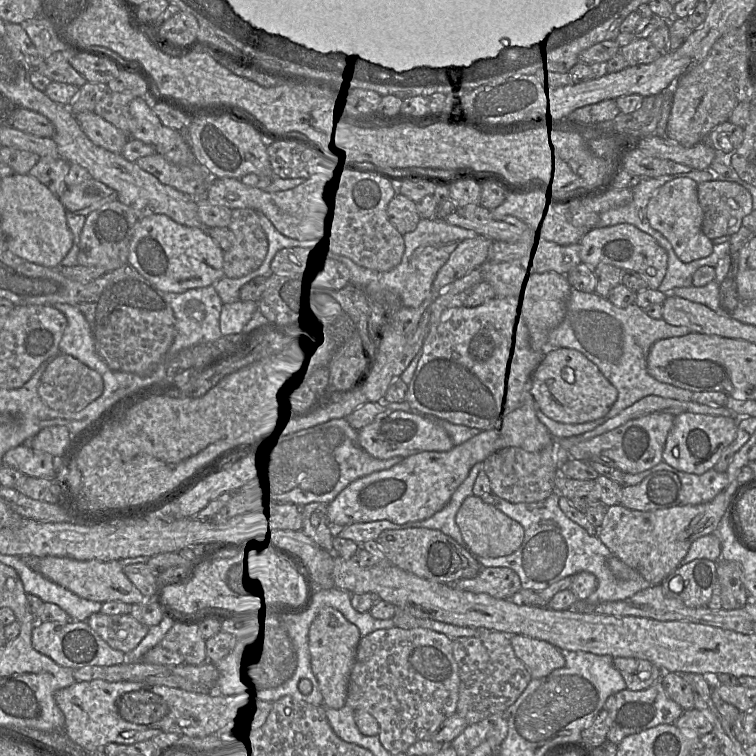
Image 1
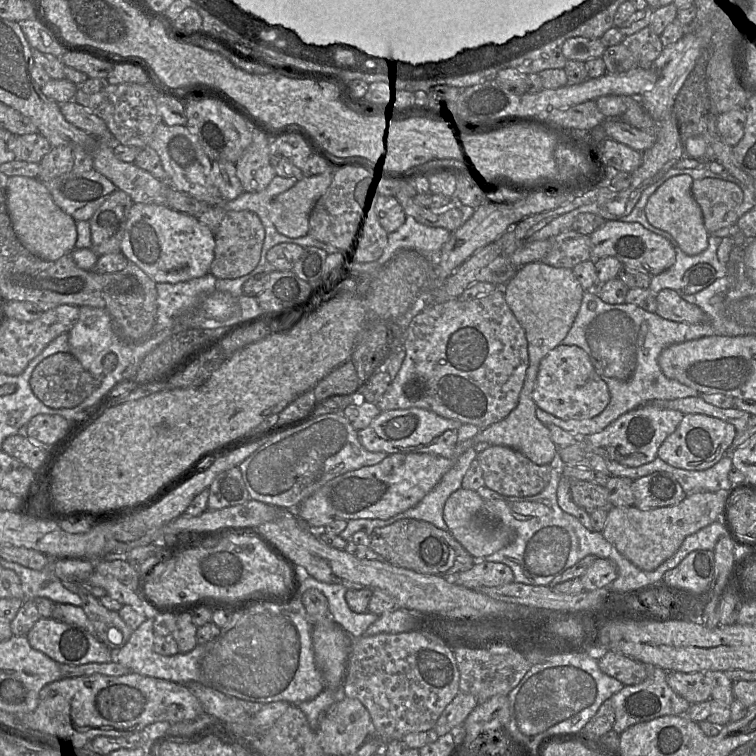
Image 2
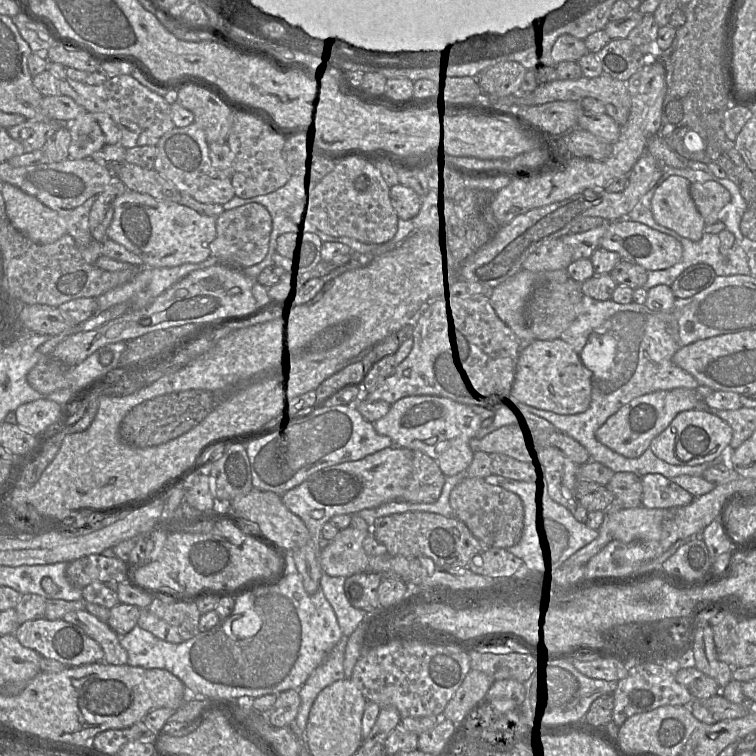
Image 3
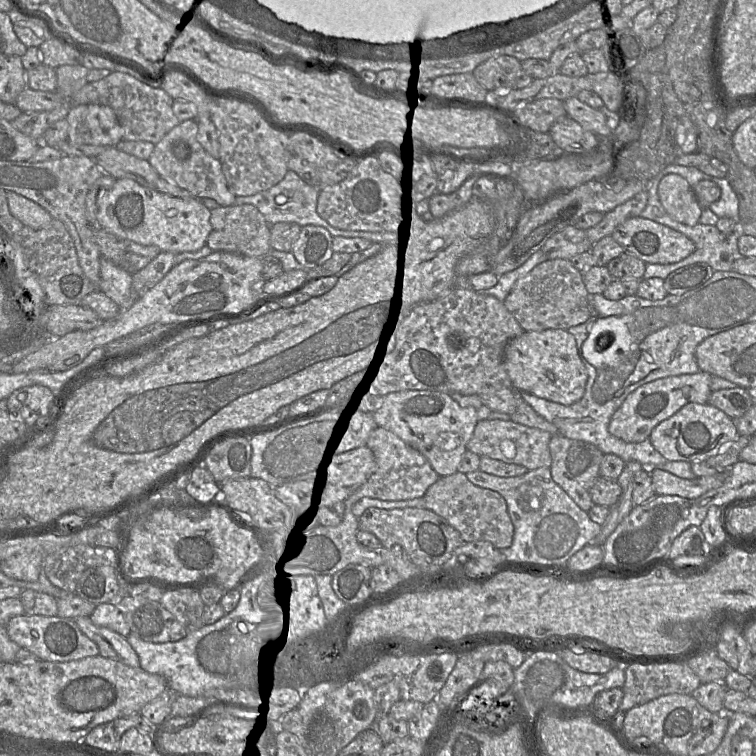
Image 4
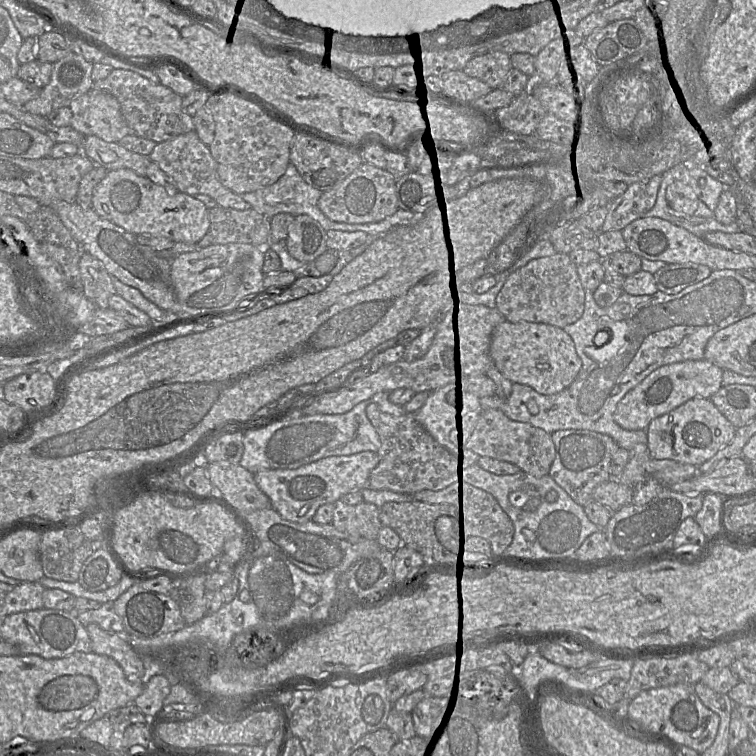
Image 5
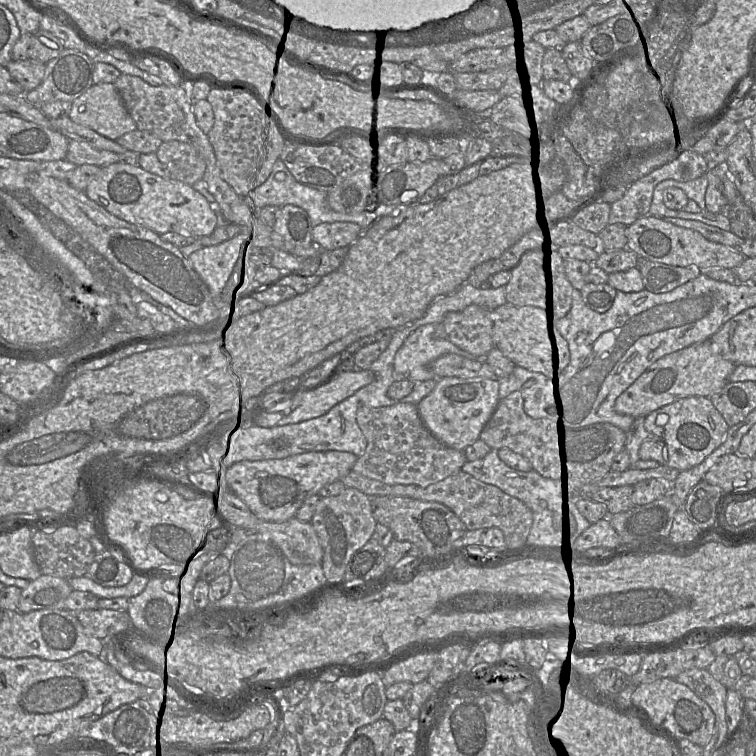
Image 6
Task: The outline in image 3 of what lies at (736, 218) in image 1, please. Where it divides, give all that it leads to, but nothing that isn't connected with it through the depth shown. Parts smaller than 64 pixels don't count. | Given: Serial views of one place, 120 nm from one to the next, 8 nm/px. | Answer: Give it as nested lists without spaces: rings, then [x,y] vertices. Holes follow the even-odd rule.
[[[718,182],[692,183],[690,193],[706,225],[719,221],[719,212],[731,200],[730,192]]]

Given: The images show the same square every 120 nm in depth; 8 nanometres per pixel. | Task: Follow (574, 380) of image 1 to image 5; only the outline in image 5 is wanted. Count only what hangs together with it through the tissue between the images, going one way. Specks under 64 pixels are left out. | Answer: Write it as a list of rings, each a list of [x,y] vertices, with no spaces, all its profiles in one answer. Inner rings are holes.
[[[544,323],[499,324],[492,334],[491,357],[506,379],[530,386],[542,395],[553,395],[569,387],[582,367],[572,338],[563,328]]]

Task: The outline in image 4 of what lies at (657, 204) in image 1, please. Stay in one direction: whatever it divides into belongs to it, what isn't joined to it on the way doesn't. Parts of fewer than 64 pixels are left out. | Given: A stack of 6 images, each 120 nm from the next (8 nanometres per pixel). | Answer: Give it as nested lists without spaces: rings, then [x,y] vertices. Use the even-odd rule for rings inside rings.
[[[665,176],[658,186],[658,196],[662,206],[674,220],[689,226],[699,223],[702,207],[693,187],[682,176]]]

